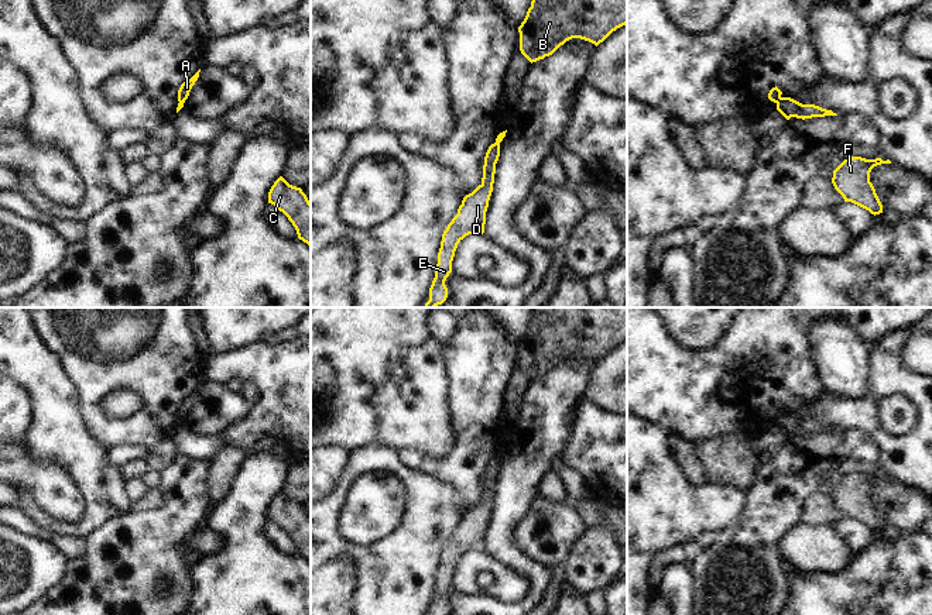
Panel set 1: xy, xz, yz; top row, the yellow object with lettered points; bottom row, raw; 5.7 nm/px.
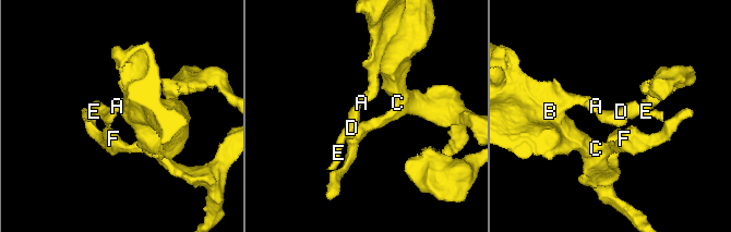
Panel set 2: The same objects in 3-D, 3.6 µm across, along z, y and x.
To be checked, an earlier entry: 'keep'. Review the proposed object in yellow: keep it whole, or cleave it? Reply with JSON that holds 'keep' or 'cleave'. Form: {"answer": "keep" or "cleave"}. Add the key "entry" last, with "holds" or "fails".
{"answer": "cleave", "entry": "fails"}

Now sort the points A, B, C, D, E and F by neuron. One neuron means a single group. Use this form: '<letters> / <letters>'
A B C F / D E

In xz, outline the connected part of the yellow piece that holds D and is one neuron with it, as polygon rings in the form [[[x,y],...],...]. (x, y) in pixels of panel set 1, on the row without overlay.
[[[496,457],[486,468],[482,499],[472,509],[463,513],[462,520],[458,525],[458,530],[452,535],[442,550],[438,580],[435,583],[435,594],[429,604],[429,615],[448,614],[445,597],[452,588],[452,577],[458,560],[469,550],[484,549],[486,528],[493,508],[498,473],[500,458]]]

